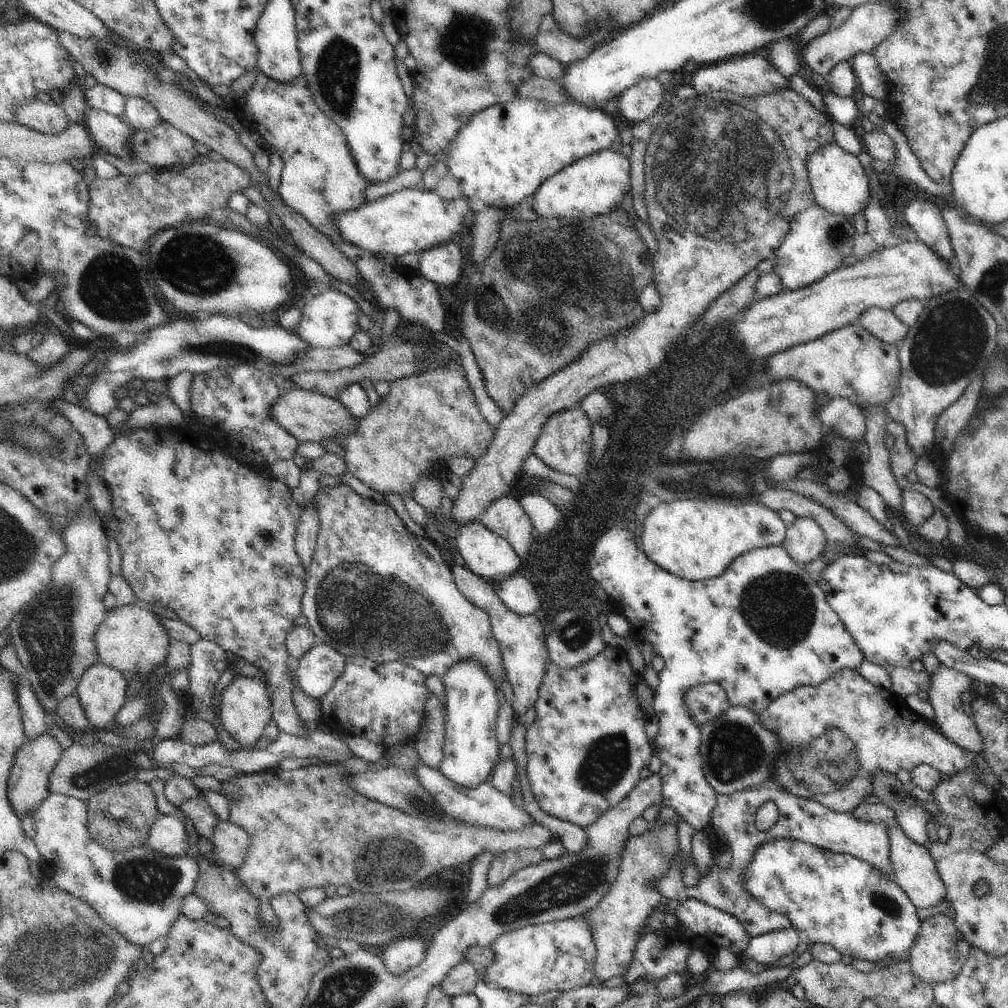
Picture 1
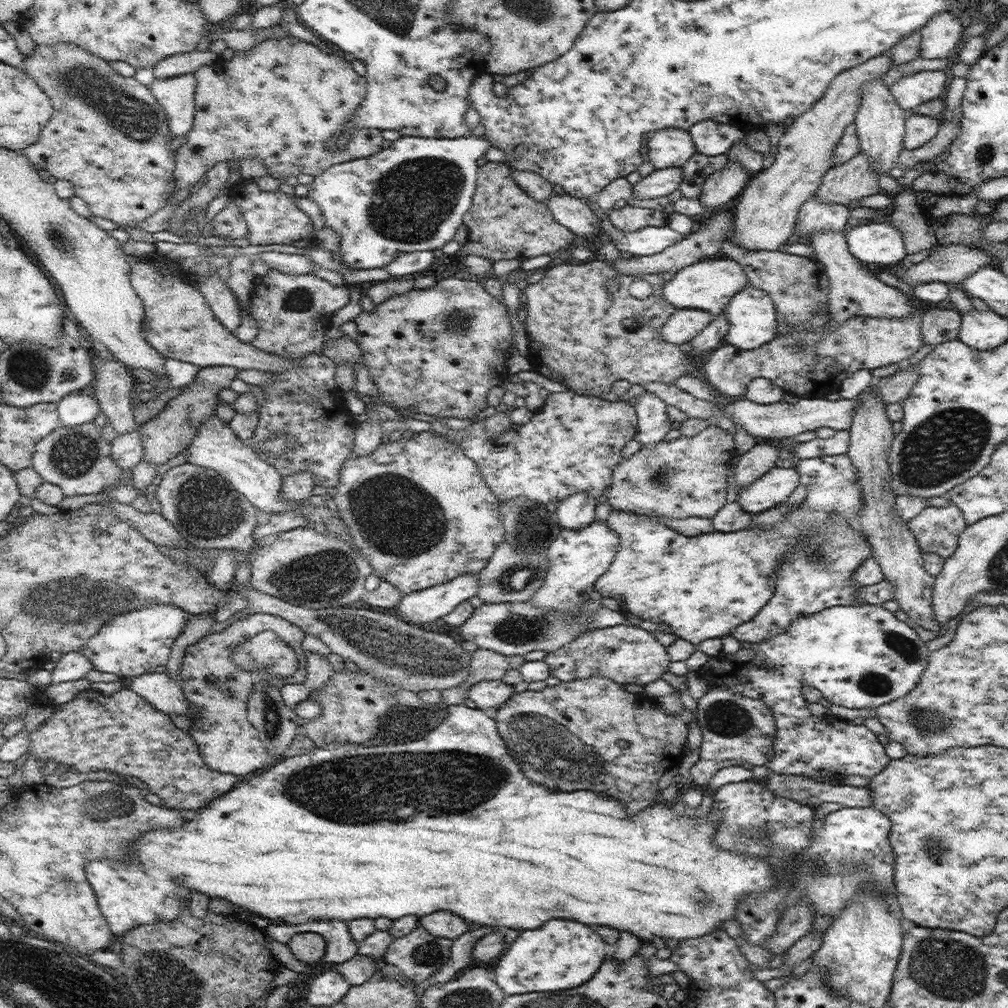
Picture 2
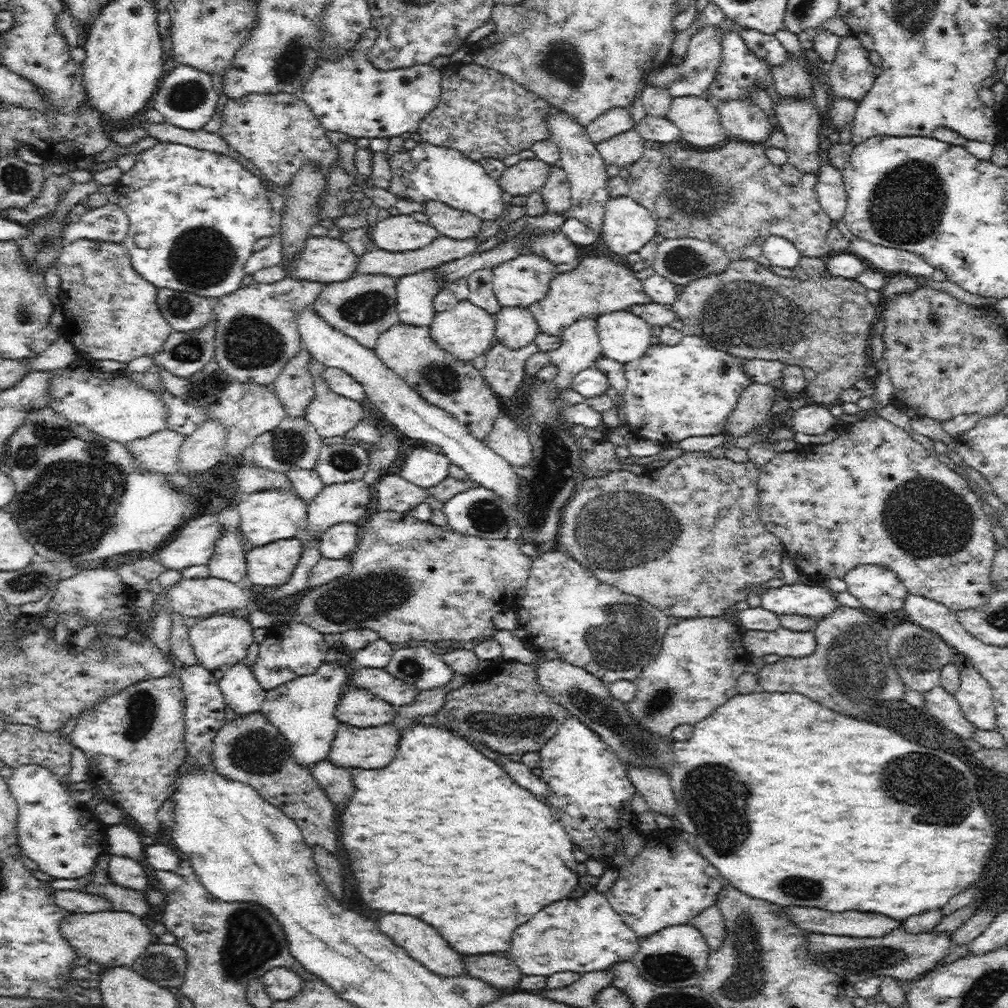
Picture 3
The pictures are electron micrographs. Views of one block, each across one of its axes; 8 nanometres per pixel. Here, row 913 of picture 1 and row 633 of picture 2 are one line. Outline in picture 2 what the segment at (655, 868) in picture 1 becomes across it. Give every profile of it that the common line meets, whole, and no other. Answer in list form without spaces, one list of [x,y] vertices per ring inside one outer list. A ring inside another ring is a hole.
[[[619,624],[611,628],[599,628],[591,630],[567,646],[561,646],[559,650],[545,654],[543,662],[549,668],[551,678],[557,678],[559,682],[573,682],[573,680],[585,680],[593,674],[601,674],[601,678],[607,678],[619,686],[625,684],[637,684],[637,686],[649,686],[651,682],[659,680],[663,672],[669,672],[669,656],[667,648],[657,642],[653,636],[651,626],[629,626]]]

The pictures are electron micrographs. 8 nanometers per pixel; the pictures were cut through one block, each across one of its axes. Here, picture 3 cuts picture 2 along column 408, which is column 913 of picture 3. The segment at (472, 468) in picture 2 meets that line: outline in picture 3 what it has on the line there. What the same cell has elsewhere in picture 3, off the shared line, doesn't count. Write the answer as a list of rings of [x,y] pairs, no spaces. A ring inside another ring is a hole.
[[[874,414],[866,420],[860,420],[856,424],[842,426],[842,428],[838,428],[838,434],[840,436],[836,440],[832,440],[830,444],[808,444],[808,446],[796,448],[794,452],[778,452],[770,462],[766,462],[760,468],[760,476],[758,476],[760,520],[768,526],[768,530],[772,534],[776,534],[782,540],[782,544],[786,546],[786,552],[798,564],[798,570],[802,574],[806,574],[810,584],[814,584],[814,582],[824,582],[826,578],[844,578],[856,566],[866,566],[866,564],[888,566],[890,570],[894,570],[898,574],[898,578],[904,582],[904,586],[910,590],[910,594],[924,596],[924,598],[936,600],[940,604],[946,604],[952,612],[984,606],[988,602],[990,592],[994,592],[994,588],[990,586],[990,582],[992,582],[990,574],[992,574],[992,562],[994,562],[994,554],[996,554],[998,546],[992,536],[994,524],[990,522],[990,516],[986,516],[986,512],[982,510],[982,504],[976,498],[976,494],[968,488],[968,482],[958,472],[954,472],[946,464],[942,464],[940,458],[932,456],[906,430],[894,426],[892,422],[884,420],[878,414]]]

